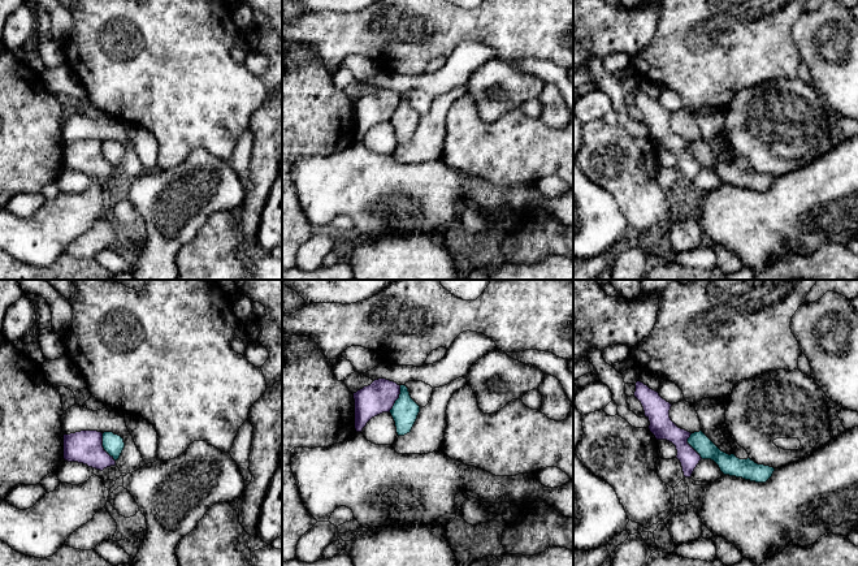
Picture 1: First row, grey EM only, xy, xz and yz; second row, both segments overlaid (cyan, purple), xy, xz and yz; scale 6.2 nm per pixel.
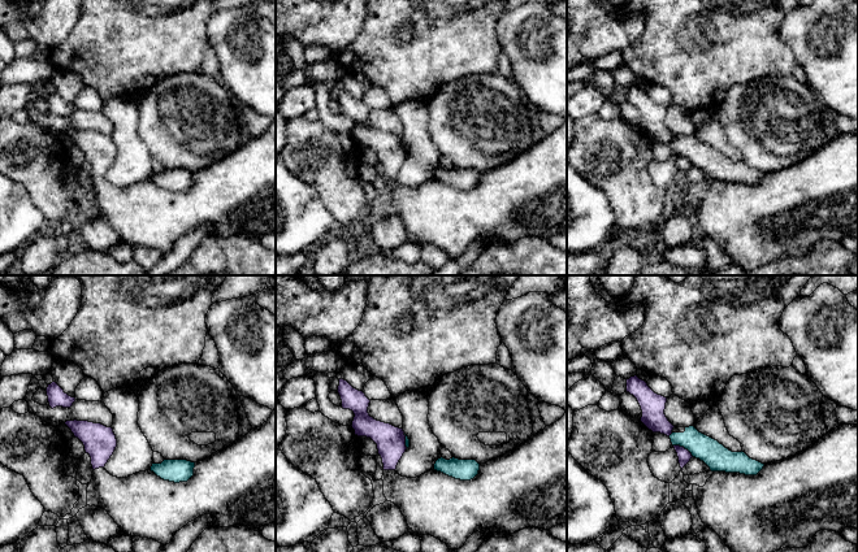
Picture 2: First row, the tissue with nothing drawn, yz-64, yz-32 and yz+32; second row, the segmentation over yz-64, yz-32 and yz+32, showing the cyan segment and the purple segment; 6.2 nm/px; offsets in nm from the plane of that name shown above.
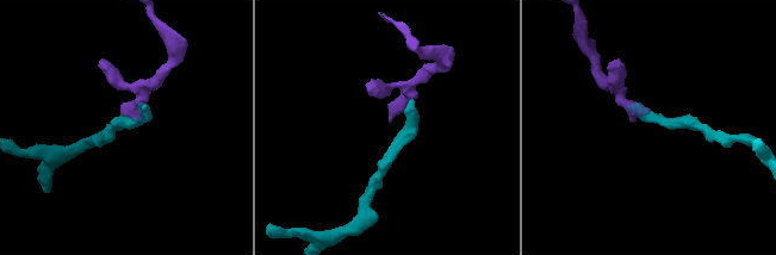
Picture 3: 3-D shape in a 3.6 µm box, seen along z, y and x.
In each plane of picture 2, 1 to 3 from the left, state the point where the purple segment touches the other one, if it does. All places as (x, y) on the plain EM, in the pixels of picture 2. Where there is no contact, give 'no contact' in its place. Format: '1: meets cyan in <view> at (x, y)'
1: no contact
2: meets cyan in yz-32 at (406, 150)
3: meets cyan in yz+32 at (684, 156)

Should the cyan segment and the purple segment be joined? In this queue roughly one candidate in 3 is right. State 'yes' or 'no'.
no

